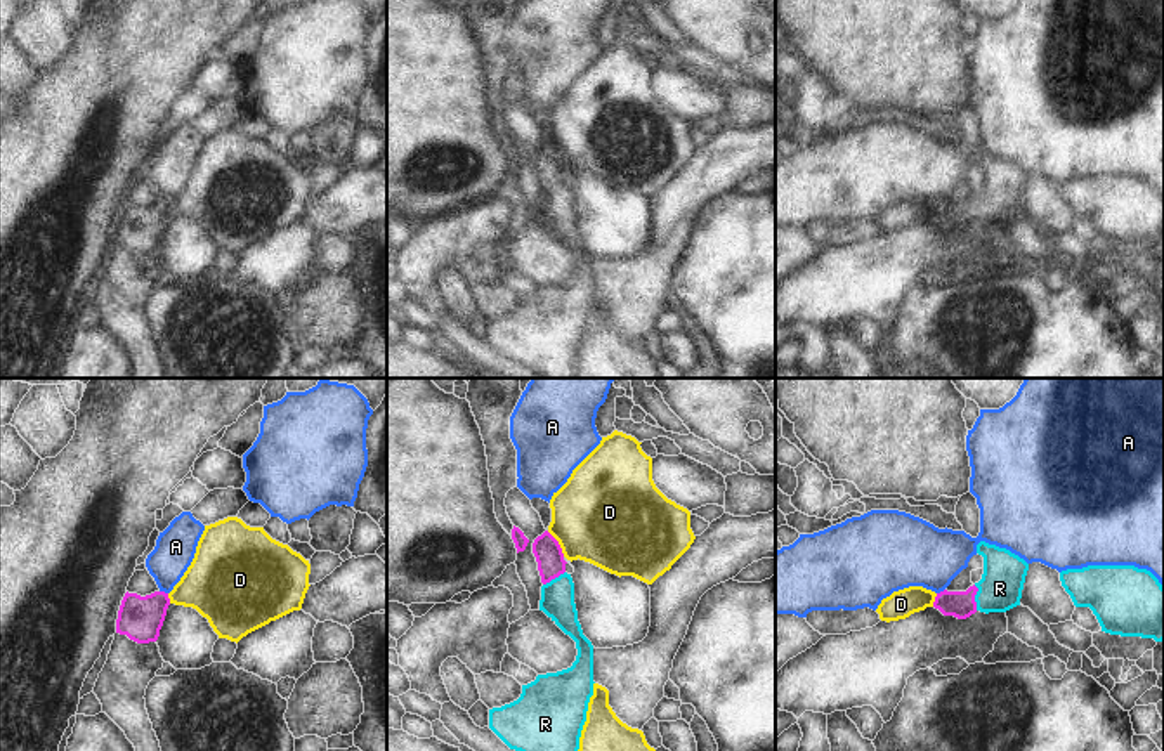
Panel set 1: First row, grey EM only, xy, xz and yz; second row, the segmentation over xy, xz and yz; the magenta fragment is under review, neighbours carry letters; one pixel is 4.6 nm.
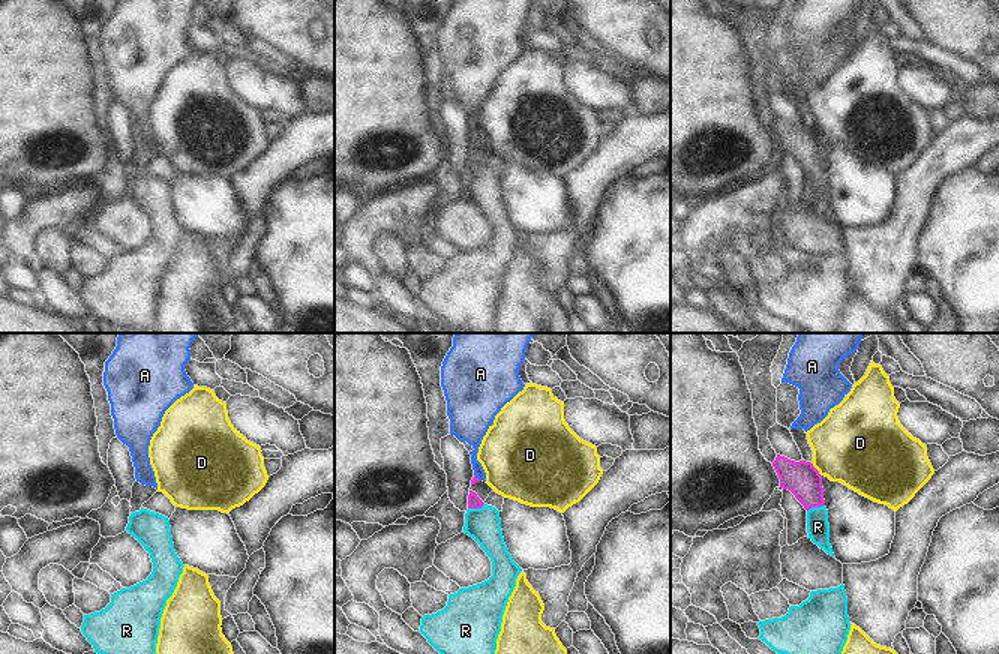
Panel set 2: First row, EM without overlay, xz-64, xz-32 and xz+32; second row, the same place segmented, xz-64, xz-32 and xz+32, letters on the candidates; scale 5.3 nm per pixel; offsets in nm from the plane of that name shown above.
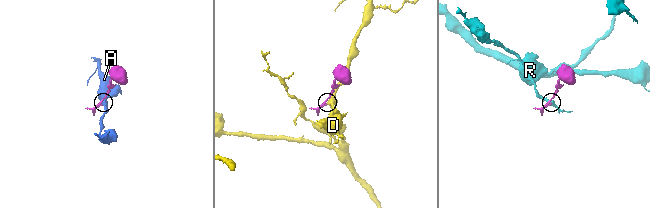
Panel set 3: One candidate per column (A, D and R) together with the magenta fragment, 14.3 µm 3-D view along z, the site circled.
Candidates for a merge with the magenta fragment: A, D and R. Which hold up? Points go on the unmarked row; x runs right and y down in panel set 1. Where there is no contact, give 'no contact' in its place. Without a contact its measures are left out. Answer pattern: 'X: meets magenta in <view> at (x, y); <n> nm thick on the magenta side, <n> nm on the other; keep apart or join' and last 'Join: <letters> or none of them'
A: meets magenta in xy at (163, 203); 200 nm thick on the magenta side, 190 nm on the other; keep apart
D: meets magenta in xz at (557, 155); 130 nm thick on the magenta side, 460 nm on the other; keep apart
R: meets magenta in yz at (974, 208); 130 nm thick on the magenta side, 200 nm on the other; join
Join: R

